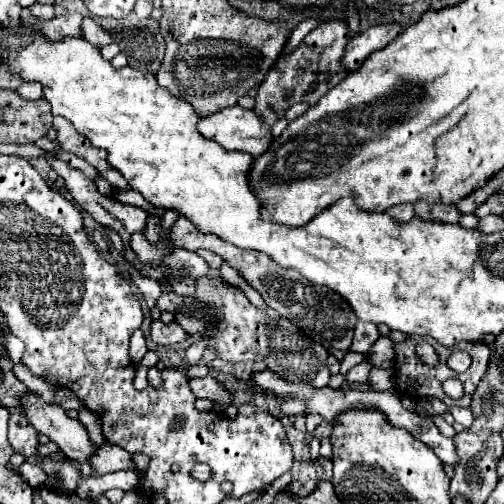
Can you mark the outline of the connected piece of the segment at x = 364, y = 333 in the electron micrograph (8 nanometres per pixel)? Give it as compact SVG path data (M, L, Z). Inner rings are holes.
M358 320L350 350L352 352L368 352L376 344L378 338L380 338L380 332L378 332L376 324L364 324L364 322Z

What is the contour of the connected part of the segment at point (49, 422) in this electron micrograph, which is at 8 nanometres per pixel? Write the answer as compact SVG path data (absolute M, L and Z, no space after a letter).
M30 392L28 396L24 396L24 398L20 400L20 404L22 404L22 408L26 410L28 420L32 422L32 426L34 426L40 434L50 436L50 440L56 442L56 444L60 446L60 450L62 450L68 458L80 462L80 466L82 466L82 476L88 478L88 476L94 474L94 468L92 468L92 464L90 464L90 456L96 454L98 446L92 444L86 426L84 426L78 418L70 418L60 406L56 406L56 404L48 404L48 402L44 402L40 396L36 396L36 394L32 394L32 392Z

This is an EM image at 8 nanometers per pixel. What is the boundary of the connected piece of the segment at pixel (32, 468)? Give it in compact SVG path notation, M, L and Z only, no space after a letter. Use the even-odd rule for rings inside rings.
M24 462L20 468L16 468L16 472L20 472L22 478L24 478L34 490L42 488L44 482L46 482L46 472L44 472L40 466L36 466L36 464L28 464L28 462Z

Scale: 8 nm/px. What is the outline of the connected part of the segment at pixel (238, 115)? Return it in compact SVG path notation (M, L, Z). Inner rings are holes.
M230 106L204 118L198 130L222 148L248 152L254 158L262 156L272 142L272 132L264 120L254 110L242 106Z

